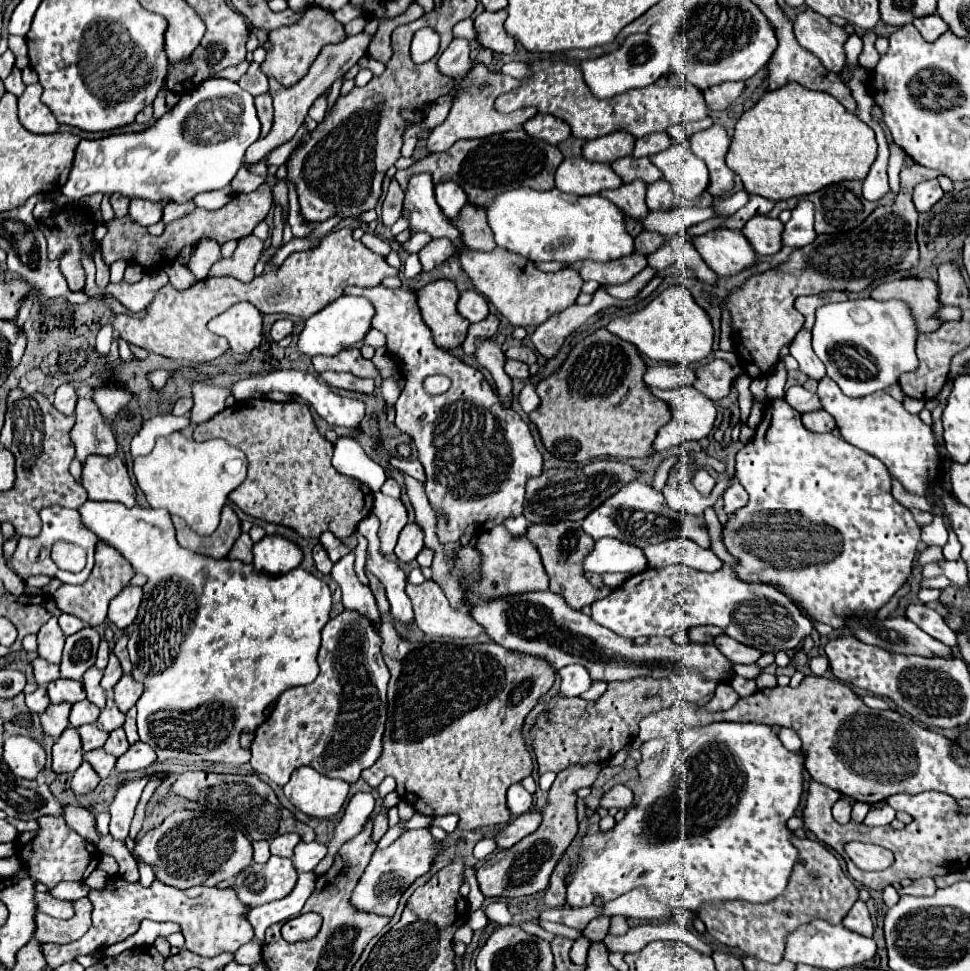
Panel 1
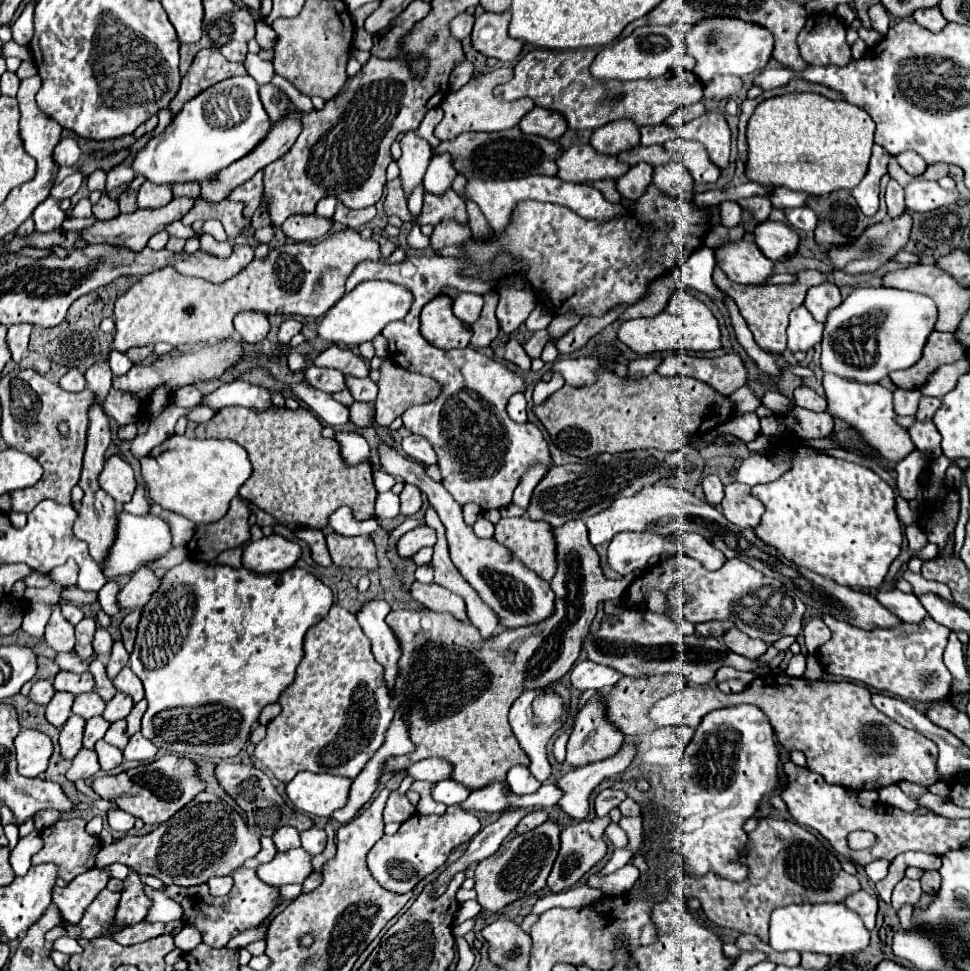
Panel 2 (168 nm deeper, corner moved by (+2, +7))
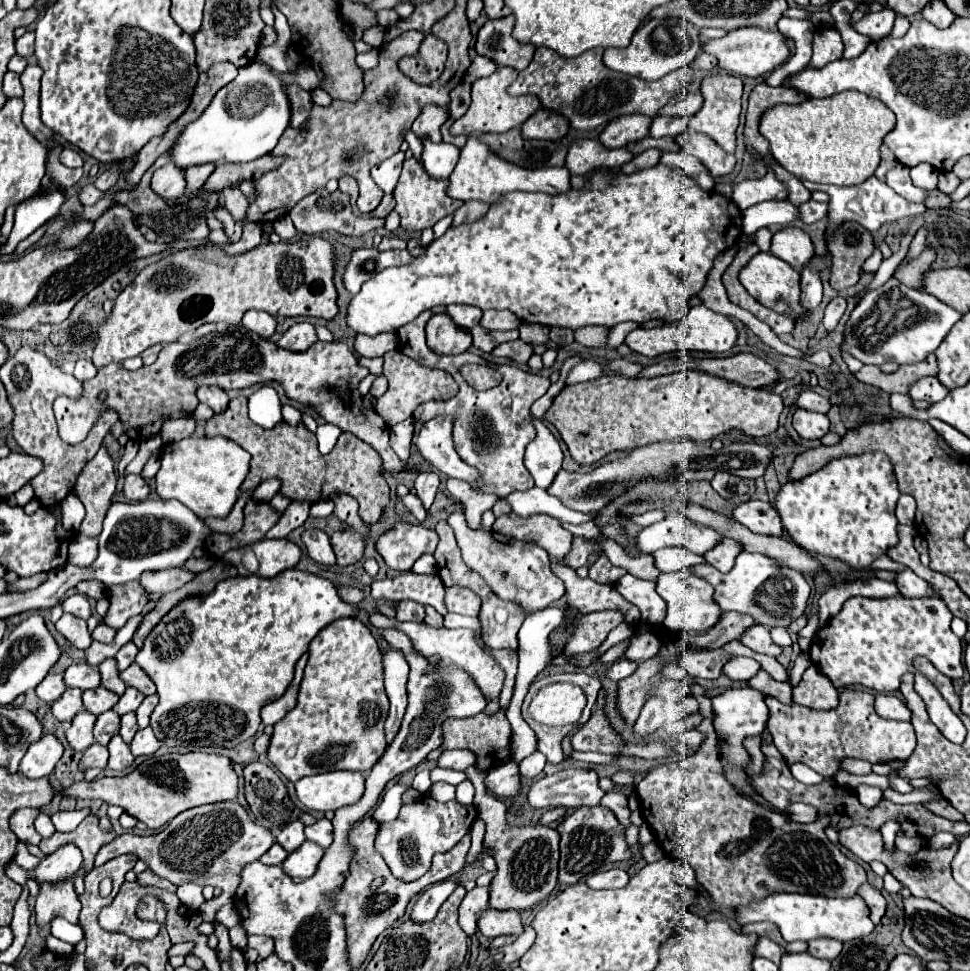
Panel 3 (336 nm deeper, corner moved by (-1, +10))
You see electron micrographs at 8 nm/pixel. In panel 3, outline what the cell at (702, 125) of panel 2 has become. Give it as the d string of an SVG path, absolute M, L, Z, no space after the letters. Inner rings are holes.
M711 72L701 80L701 94L703 106L701 110L689 118L689 128L701 134L711 136L725 152L735 152L735 130L739 126L741 114L741 94L743 94L743 80L729 72Z

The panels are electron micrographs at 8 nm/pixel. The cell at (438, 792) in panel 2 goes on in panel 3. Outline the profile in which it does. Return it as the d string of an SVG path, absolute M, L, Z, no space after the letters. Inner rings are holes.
M465 780L465 782L461 782L461 784L457 786L457 800L459 800L461 804L465 804L465 806L473 804L473 784L471 784L469 780Z

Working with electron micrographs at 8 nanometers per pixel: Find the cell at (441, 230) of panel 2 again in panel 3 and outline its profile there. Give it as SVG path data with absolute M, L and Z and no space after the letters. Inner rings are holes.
M465 202L465 204L455 212L453 226L459 226L459 224L463 224L463 222L479 220L479 218L487 212L487 208L489 208L487 202Z

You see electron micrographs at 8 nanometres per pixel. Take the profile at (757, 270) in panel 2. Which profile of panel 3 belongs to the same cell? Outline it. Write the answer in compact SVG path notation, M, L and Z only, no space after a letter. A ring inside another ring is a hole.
M759 252L739 274L741 284L747 288L747 292L763 306L775 310L777 314L789 316L793 318L793 322L801 322L805 316L809 316L809 312L801 306L799 302L799 294L801 294L801 286L799 286L799 272L793 270L787 262L775 258L769 252Z

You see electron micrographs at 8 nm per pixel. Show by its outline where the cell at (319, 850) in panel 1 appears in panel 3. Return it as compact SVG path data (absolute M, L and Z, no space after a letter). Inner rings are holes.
M321 818L315 824L307 826L305 828L305 836L307 836L307 840L319 844L321 848L329 848L329 844L333 842L333 826L331 826L331 820Z

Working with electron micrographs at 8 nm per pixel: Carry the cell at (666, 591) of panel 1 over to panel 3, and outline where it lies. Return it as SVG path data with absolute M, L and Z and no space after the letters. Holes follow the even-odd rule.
M741 552L735 560L731 572L723 574L713 566L693 566L695 574L705 578L715 588L715 602L721 610L735 610L753 616L759 624L773 628L773 626L789 626L797 620L807 606L809 600L809 584L799 570L789 566L781 566L777 560L761 554L761 552Z

